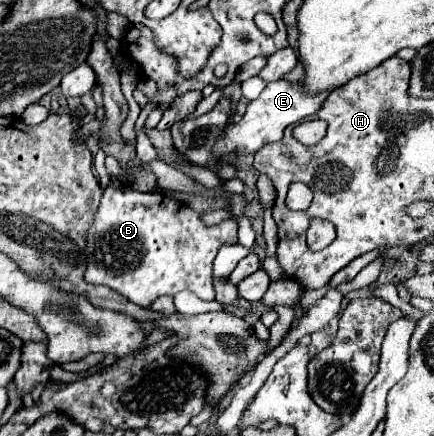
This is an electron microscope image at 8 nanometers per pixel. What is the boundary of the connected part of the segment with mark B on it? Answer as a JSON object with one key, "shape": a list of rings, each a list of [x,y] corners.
{"shape":[[[106,187],[104,197],[100,201],[100,209],[90,227],[86,247],[88,269],[84,273],[84,279],[94,285],[106,285],[142,307],[152,305],[156,297],[162,295],[174,297],[180,291],[192,291],[204,301],[214,301],[216,293],[212,283],[212,261],[220,247],[236,243],[238,243],[238,223],[232,219],[206,227],[194,209],[190,209],[188,205],[178,205],[178,201],[170,195],[136,193],[136,191],[122,193],[112,187]]]}

